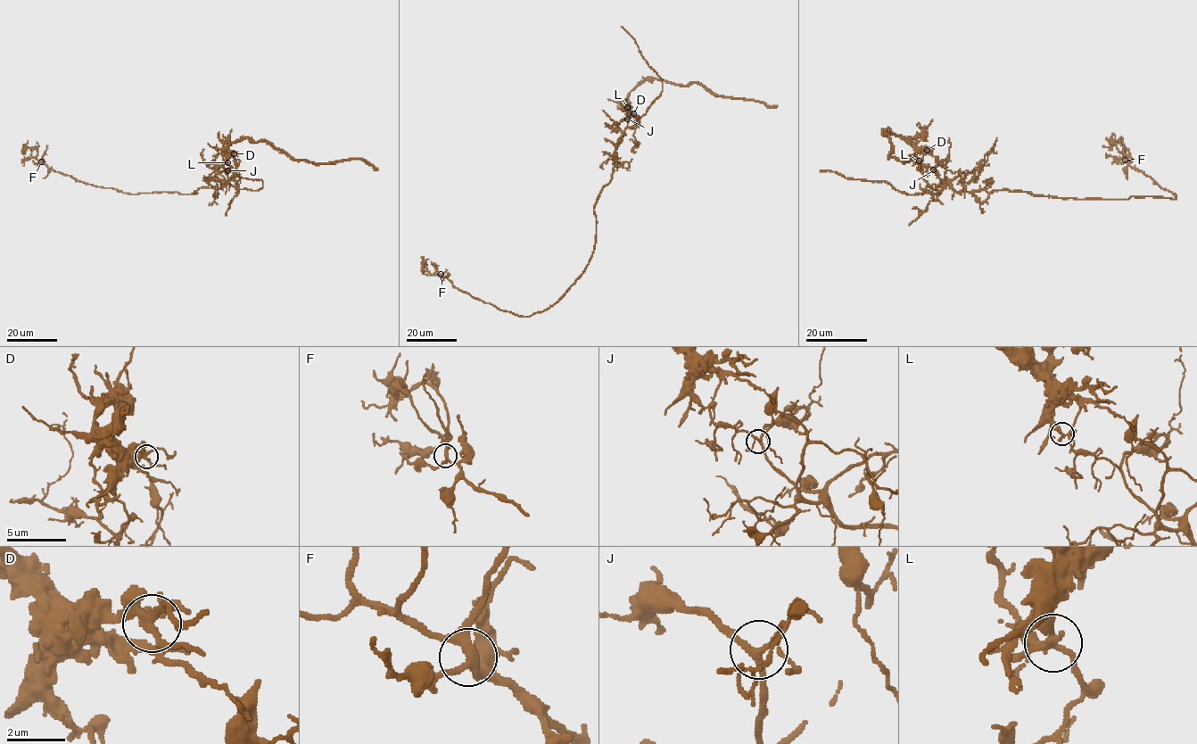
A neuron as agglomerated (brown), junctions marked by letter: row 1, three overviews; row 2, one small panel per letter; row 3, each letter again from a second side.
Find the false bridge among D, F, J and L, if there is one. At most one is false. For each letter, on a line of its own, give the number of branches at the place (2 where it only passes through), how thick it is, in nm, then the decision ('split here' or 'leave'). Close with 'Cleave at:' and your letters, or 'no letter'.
D: branches 4; calibre 240 nm; leave
F: branches 4; calibre 280 nm; leave
J: branches 4; calibre 200 nm; leave
L: branches 4; calibre 240 nm; split here
Cleave at: L

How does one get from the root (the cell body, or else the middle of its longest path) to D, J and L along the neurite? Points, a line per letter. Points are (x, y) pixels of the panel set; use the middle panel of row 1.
D: (599, 193), (611, 178), (616, 161), (615, 144), (627, 127), (630, 113), (627, 105), (633, 113)
J: (599, 193), (611, 178), (616, 161), (615, 144), (627, 127), (627, 119)
L: (599, 193), (611, 178), (616, 161), (615, 144), (627, 127), (630, 113), (627, 107)

